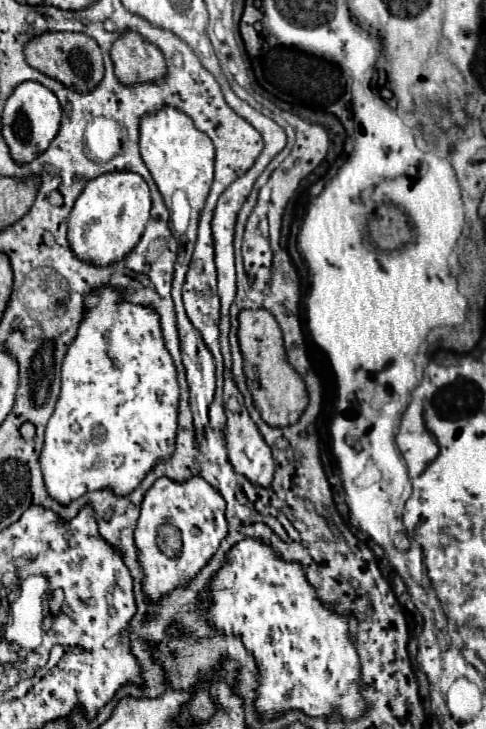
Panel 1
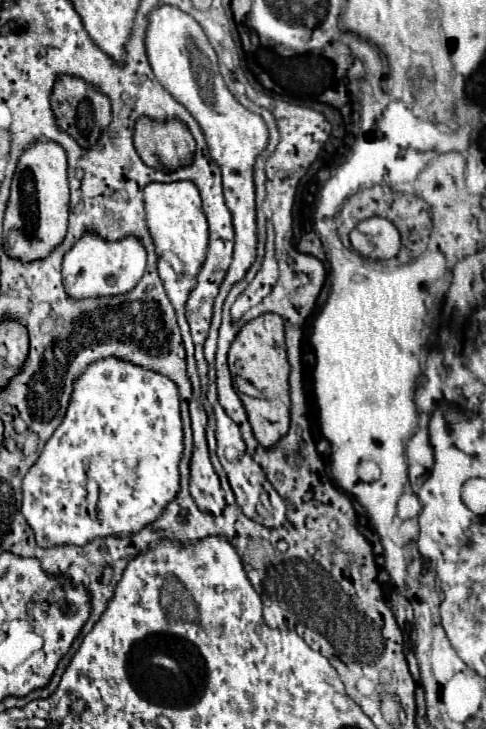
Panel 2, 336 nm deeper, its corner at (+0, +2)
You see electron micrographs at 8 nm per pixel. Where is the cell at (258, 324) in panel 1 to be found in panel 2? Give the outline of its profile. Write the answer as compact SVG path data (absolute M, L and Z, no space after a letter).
M262 314L250 320L230 346L228 366L232 376L240 376L260 390L260 398L242 396L242 404L246 408L256 440L264 448L272 448L288 434L290 426L290 388L288 388L290 364L286 358L282 318L278 314Z

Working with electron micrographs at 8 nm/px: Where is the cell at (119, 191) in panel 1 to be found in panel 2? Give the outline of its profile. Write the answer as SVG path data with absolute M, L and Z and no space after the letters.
M84 236L74 244L74 248L64 256L62 278L64 290L74 300L98 298L98 296L120 296L130 292L142 278L146 268L146 250L134 236L126 236L118 242L98 240L98 236Z

